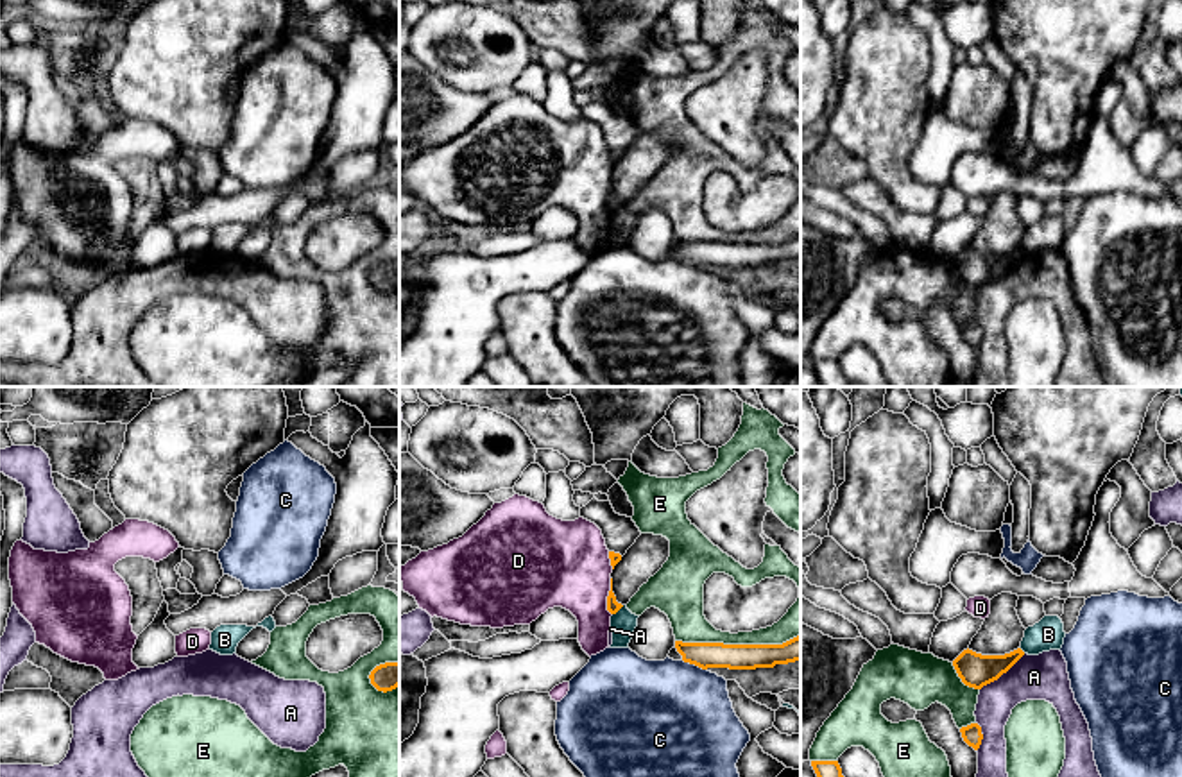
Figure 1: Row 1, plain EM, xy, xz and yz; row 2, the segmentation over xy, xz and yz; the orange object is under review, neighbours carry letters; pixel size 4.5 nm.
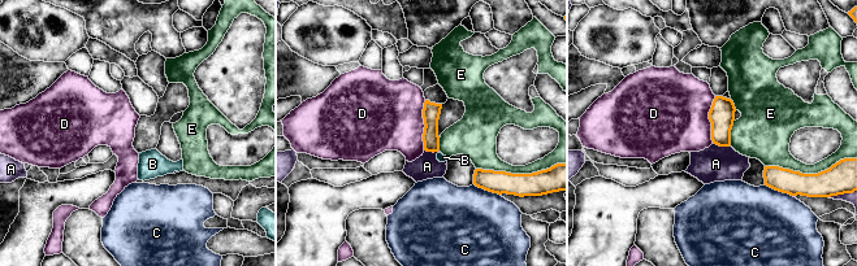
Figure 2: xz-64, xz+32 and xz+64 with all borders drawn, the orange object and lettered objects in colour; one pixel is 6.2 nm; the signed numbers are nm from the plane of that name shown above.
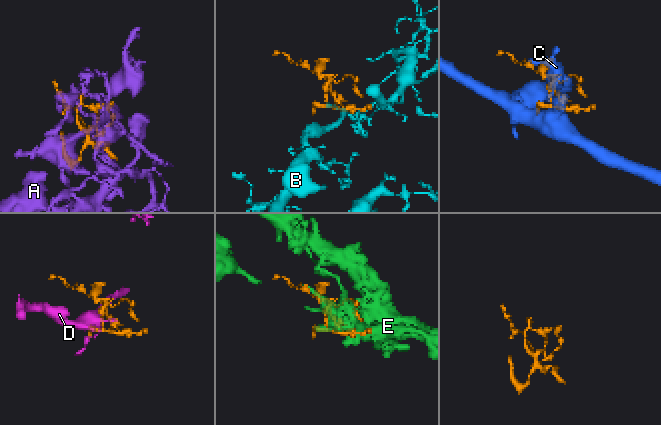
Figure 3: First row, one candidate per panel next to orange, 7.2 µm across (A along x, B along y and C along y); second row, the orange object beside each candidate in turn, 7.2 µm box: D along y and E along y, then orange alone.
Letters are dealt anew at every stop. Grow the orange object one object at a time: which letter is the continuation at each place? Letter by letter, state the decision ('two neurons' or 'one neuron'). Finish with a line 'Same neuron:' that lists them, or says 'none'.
A: two neurons
B: two neurons
C: two neurons
D: two neurons
E: two neurons
Same neuron: none

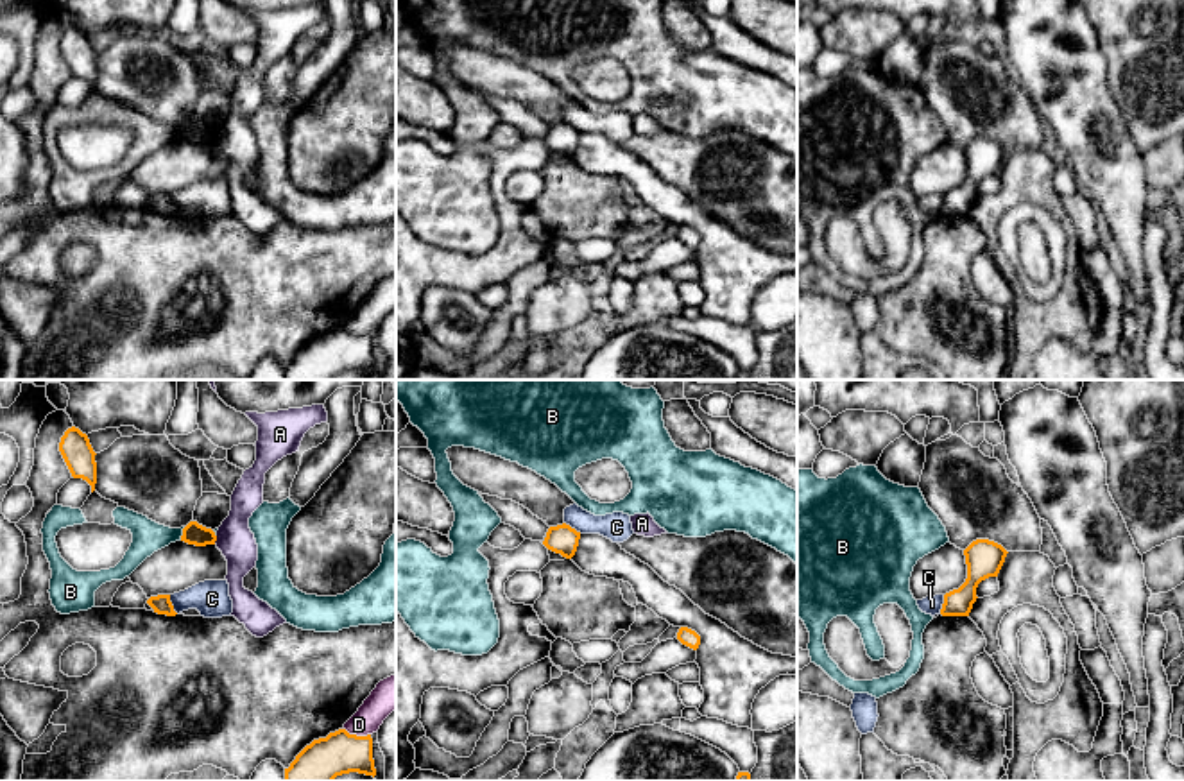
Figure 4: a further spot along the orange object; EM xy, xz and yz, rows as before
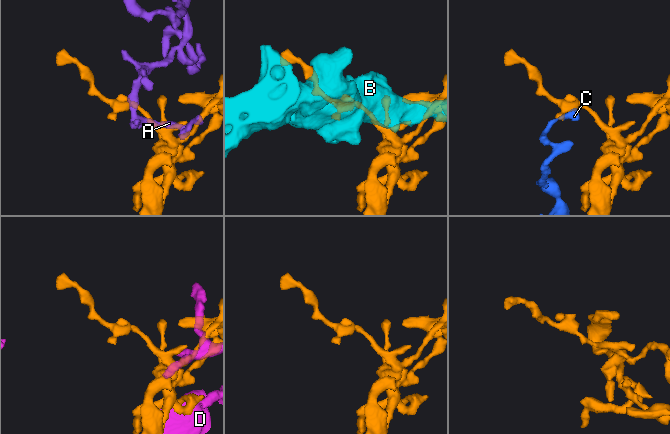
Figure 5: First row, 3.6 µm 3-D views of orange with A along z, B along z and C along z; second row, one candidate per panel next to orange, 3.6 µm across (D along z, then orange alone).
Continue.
A: two neurons
B: two neurons
C: two neurons
D: two neurons
Same neuron: none

